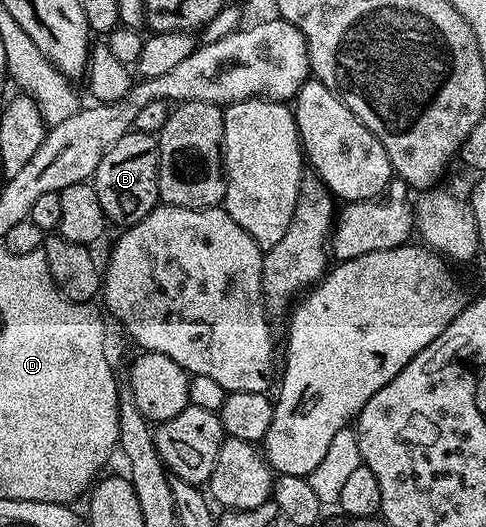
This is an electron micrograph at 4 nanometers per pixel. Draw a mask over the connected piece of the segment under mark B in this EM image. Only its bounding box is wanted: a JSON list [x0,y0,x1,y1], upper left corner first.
[91,130,159,228]

